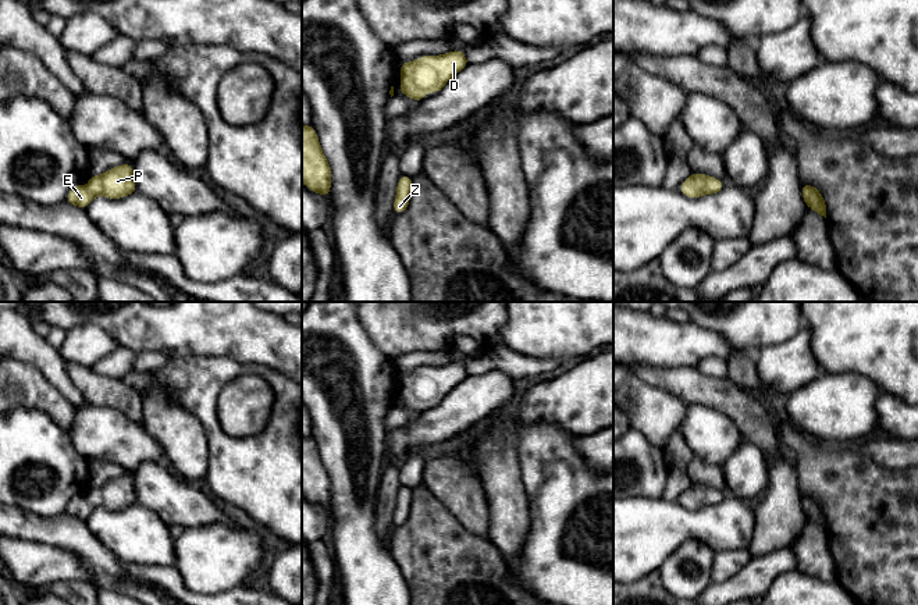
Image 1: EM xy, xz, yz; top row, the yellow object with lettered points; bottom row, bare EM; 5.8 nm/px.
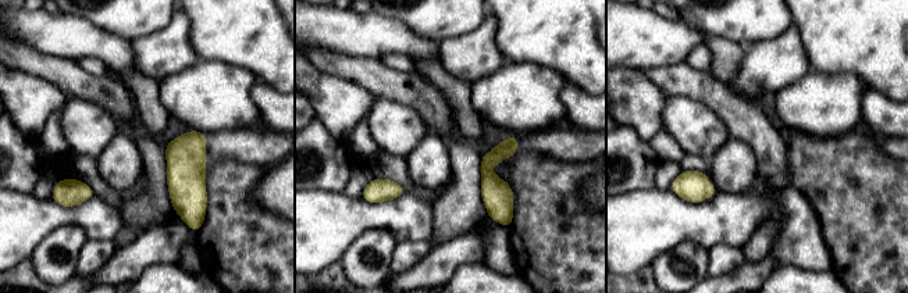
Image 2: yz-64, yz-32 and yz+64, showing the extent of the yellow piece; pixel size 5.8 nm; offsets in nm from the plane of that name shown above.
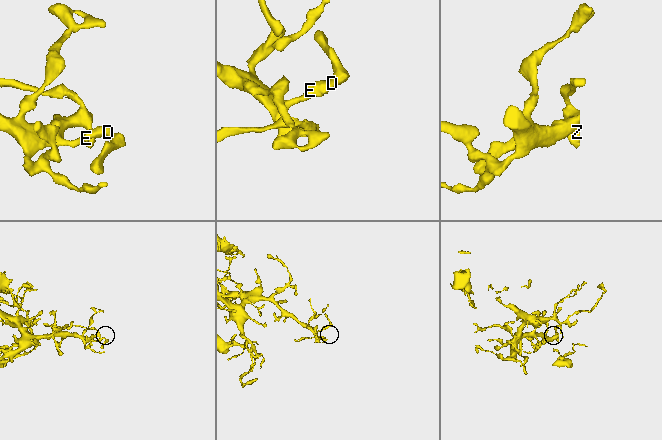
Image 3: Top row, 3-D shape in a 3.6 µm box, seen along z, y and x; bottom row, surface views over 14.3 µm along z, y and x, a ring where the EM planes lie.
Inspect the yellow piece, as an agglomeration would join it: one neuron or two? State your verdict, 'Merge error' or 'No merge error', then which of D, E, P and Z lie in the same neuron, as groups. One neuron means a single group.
No merge error. Groups: D E P Z

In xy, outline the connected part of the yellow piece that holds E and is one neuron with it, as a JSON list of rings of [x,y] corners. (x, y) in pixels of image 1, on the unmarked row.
[[[128,473],[122,477],[110,480],[102,487],[88,488],[88,499],[79,495],[70,501],[65,509],[70,516],[86,520],[88,516],[99,506],[103,506],[108,510],[121,510],[136,503],[134,480]]]

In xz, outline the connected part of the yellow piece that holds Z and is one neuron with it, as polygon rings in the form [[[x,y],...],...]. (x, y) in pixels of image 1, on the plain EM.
[[[401,487],[396,497],[396,509],[394,512],[394,524],[403,524],[410,513],[412,505],[412,488]]]

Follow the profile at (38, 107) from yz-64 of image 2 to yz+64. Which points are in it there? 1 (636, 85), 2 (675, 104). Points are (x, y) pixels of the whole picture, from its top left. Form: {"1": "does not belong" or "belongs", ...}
{"1": "belongs", "2": "does not belong"}

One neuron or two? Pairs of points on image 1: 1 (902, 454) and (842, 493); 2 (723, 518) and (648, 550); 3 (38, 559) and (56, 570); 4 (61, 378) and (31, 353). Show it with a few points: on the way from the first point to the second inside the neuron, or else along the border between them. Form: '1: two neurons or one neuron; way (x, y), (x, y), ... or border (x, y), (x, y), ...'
1: two neurons; border (854, 447), (883, 466), (903, 469)
2: one neuron; way (705, 525), (673, 525), (666, 531)
3: one neuron; way (42, 563), (52, 566)
4: one neuron; way (54, 372), (38, 355)

